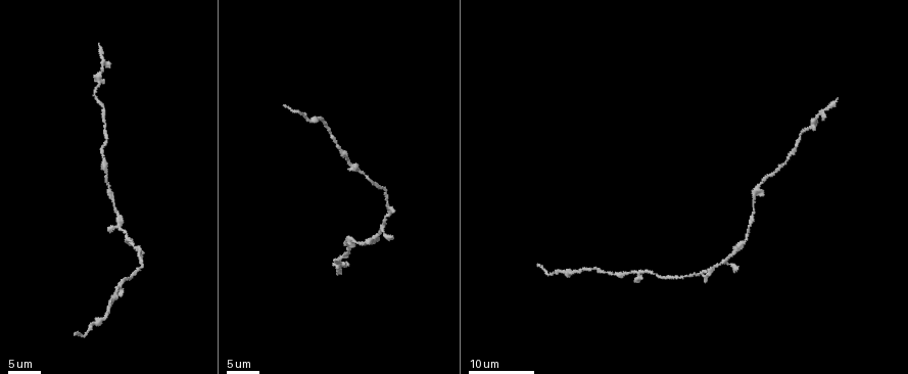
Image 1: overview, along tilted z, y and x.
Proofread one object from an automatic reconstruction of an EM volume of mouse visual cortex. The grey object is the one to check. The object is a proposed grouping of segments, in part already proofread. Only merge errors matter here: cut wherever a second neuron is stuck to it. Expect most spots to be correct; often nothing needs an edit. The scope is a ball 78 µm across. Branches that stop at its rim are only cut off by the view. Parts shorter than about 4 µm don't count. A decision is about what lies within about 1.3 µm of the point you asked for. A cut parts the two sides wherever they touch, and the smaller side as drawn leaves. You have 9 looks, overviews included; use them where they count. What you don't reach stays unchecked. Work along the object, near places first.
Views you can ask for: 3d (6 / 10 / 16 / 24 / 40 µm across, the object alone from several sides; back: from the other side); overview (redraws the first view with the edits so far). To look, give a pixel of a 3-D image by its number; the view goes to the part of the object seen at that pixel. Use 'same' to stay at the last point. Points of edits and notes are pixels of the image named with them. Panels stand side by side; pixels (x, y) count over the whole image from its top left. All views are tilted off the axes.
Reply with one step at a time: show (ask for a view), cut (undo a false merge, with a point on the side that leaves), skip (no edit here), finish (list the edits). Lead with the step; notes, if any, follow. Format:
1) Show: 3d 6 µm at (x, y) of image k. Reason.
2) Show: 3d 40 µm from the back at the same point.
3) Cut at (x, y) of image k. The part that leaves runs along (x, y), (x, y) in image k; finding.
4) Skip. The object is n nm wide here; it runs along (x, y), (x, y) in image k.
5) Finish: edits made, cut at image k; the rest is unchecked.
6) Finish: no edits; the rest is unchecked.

Show: 3d 16 µm at (382, 227) of image 1. Three-way junction.

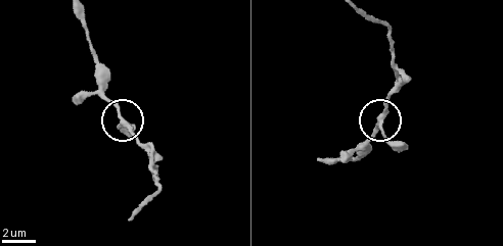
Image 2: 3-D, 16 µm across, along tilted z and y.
Show: 3d 6 µm at (121, 122) of image 2.

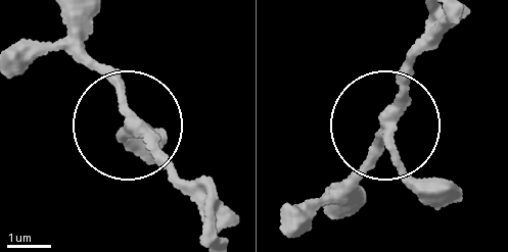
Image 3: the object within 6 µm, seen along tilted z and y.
Skip. The side arm is 36 µm long; it runs along (135, 124), (76, 16) in image 3; all the same neuron.

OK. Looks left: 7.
Show: 3d 24 µm at (752, 196) of image 1.

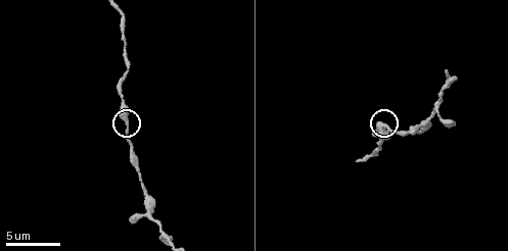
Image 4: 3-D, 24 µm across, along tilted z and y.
Show: 3d 10 µm at (127, 121) of image 4.

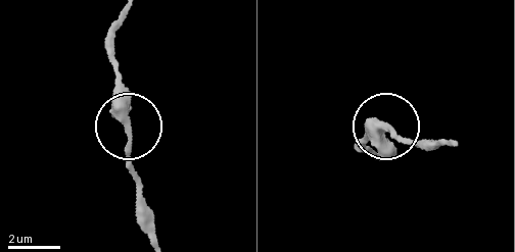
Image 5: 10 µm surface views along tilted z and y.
Skip. One neuron here.

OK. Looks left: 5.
Show: 3d 16 µm at (346, 162) of image 1. Narrows sharply.

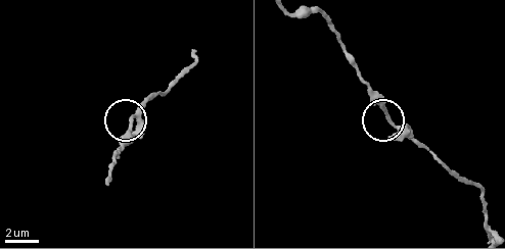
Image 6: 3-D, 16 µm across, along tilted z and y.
Show: 3d 6 µm at (388, 115) of image 6.

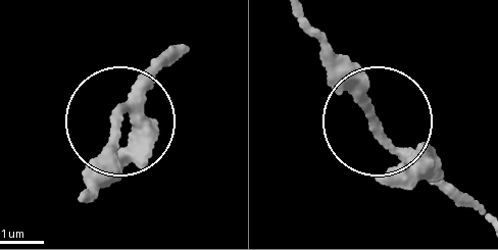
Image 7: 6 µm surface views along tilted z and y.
Skip. All the same neuron.

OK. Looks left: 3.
Show: 3d 24 µm at (107, 312) of image 1. Thick turns thin.

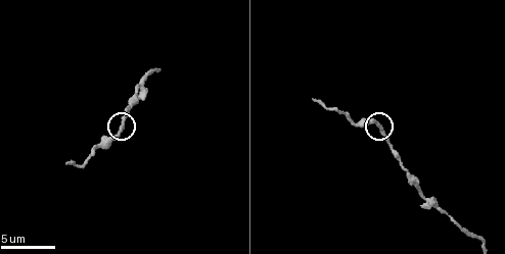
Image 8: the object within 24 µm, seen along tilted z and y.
Show: 3d 6 µm at (119, 130) of image 8.

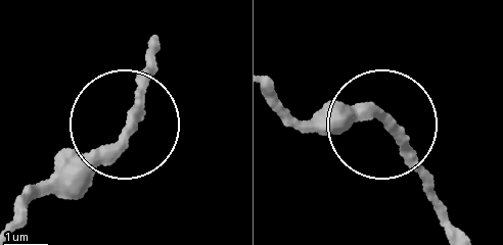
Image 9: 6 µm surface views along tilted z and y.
Skip. It runs along (154, 48), (117, 143), (64, 195) in image 9; continuous, no second neuron.

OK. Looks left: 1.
Finish: no edits; the rest is unchecked.

